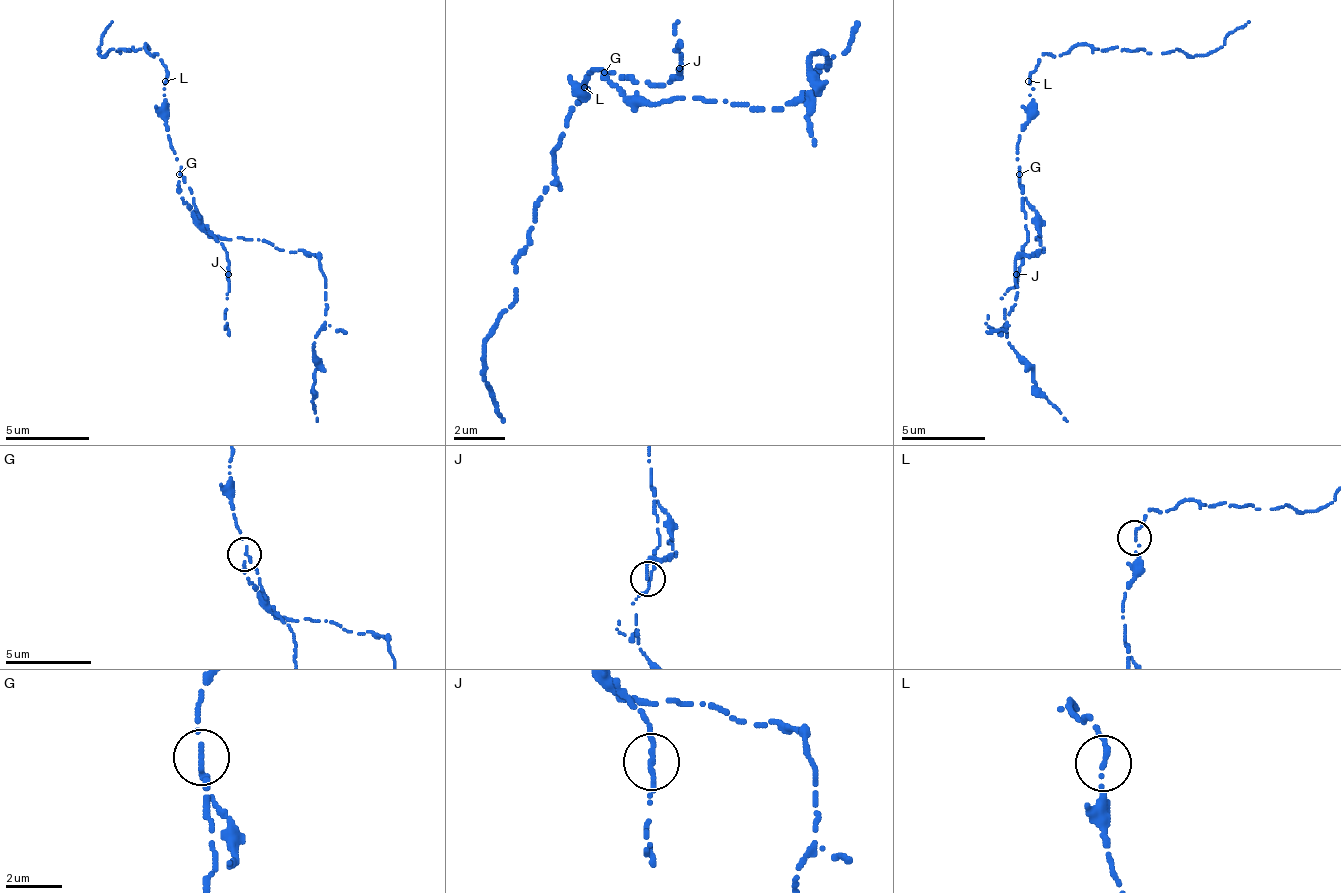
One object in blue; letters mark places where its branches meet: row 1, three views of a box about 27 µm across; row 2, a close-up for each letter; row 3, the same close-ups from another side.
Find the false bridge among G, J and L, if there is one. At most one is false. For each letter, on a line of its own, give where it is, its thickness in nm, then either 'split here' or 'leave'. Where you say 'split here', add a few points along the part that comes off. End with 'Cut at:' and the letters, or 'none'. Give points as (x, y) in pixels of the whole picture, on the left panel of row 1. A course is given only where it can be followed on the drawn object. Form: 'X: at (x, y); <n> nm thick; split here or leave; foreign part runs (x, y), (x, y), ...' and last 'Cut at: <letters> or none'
G: at (179, 174); 130 nm thick; leave
J: at (228, 274); 170 nm thick; leave
L: at (165, 81); 150 nm thick; leave
Cut at: none

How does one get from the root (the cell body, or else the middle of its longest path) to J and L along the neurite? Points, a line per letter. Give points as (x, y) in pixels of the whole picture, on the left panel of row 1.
J: (182, 178), (178, 194), (194, 219), (228, 253), (228, 274)
L: (182, 178), (182, 165), (169, 144), (169, 127), (165, 123), (165, 81)

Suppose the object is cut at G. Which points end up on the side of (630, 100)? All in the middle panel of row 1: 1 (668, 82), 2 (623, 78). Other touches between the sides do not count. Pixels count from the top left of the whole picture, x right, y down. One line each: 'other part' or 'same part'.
1: other part
2: other part

